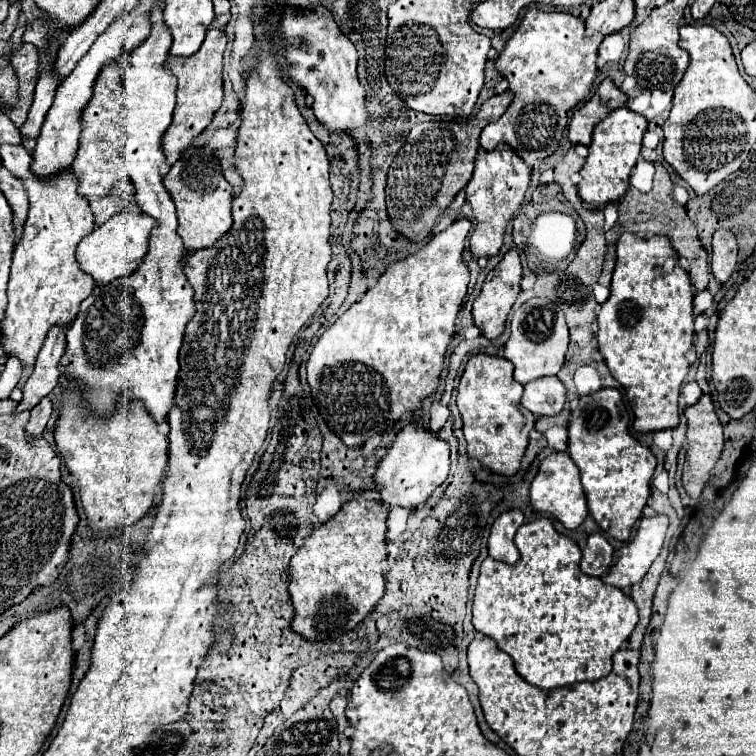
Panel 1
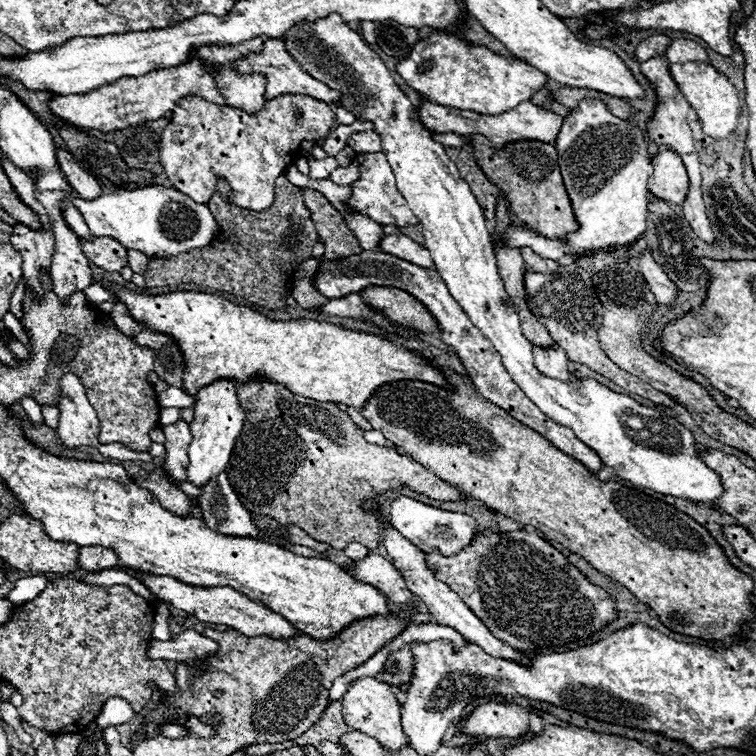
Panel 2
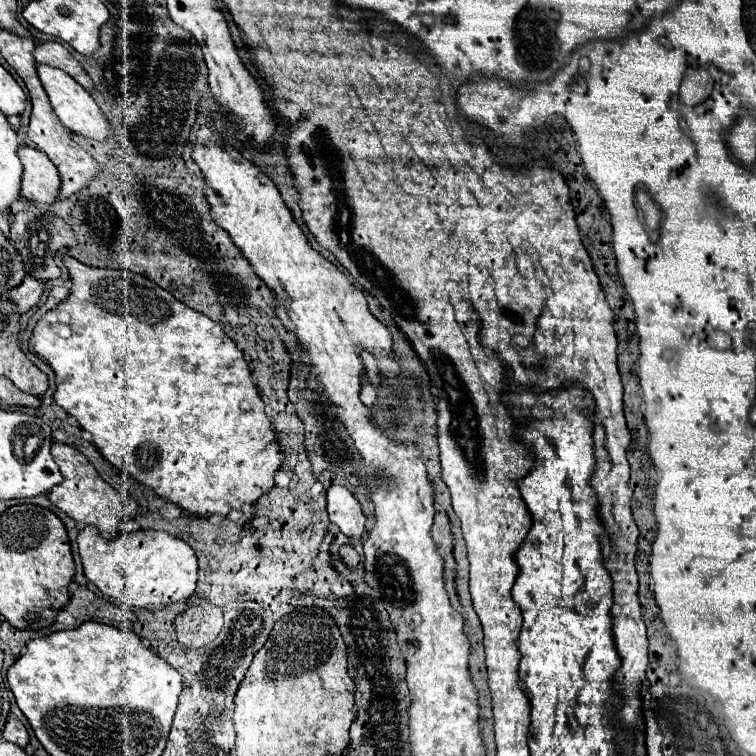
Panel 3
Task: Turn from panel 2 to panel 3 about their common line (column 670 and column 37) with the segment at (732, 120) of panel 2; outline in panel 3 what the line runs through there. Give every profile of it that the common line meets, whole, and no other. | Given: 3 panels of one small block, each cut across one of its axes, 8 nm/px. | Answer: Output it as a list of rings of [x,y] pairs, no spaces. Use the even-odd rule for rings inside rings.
[[[36,64],[36,70],[38,70],[38,78],[40,78],[42,86],[46,88],[50,106],[52,106],[54,112],[58,114],[60,122],[62,122],[72,134],[78,134],[78,136],[84,136],[84,138],[90,138],[90,140],[104,140],[104,138],[108,138],[108,134],[110,134],[110,124],[108,124],[108,120],[104,118],[102,110],[100,110],[100,108],[96,106],[96,102],[92,100],[92,96],[90,96],[80,84],[76,84],[66,72],[62,72],[62,70],[54,68],[54,66]]]

